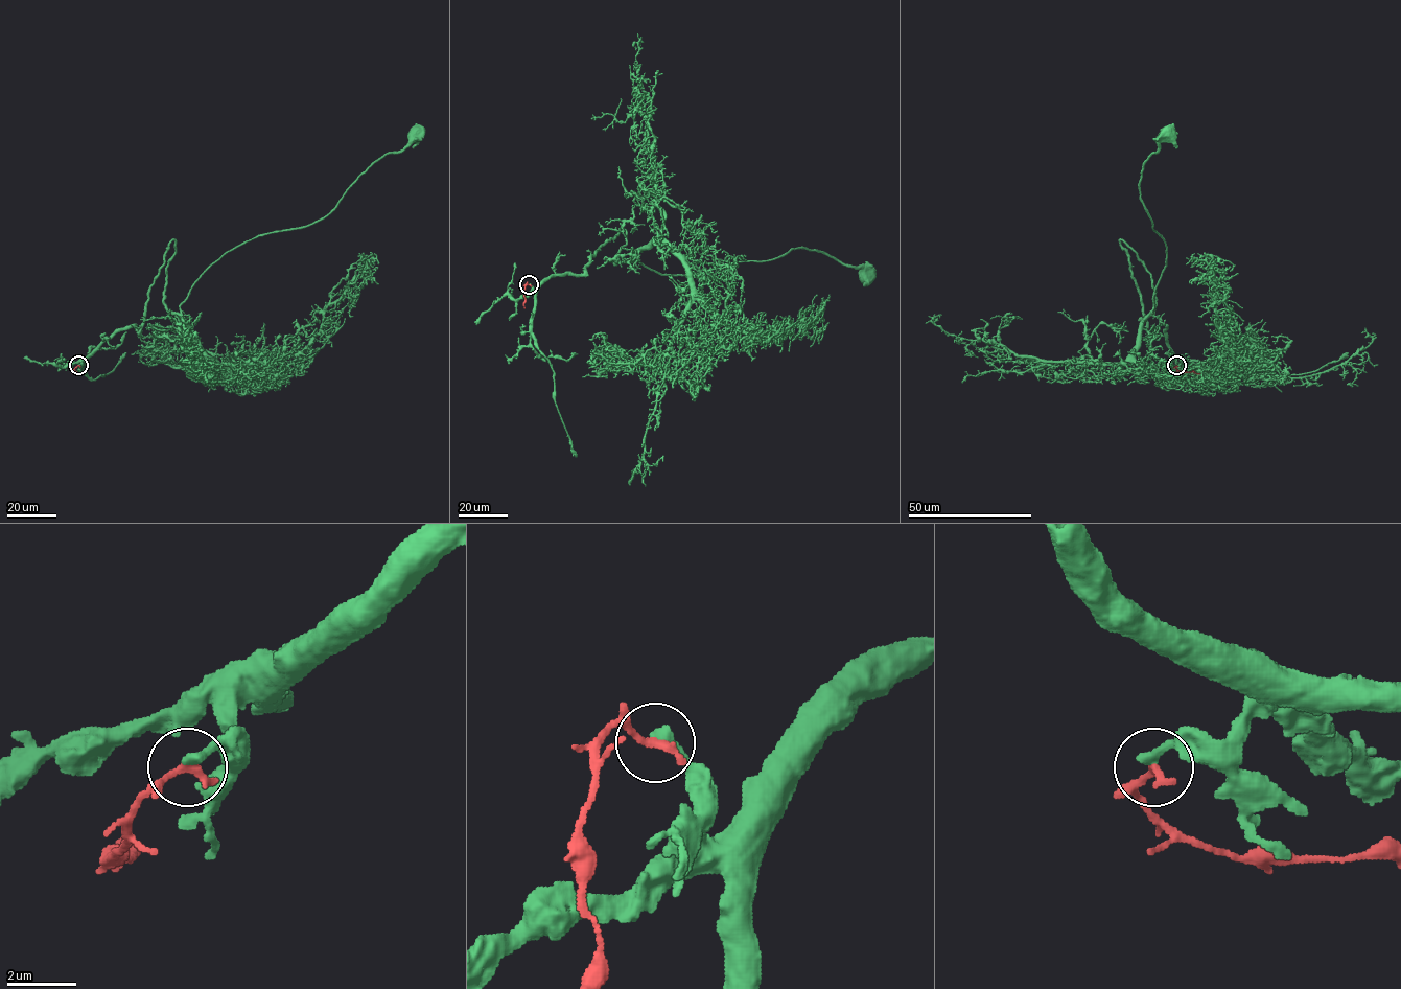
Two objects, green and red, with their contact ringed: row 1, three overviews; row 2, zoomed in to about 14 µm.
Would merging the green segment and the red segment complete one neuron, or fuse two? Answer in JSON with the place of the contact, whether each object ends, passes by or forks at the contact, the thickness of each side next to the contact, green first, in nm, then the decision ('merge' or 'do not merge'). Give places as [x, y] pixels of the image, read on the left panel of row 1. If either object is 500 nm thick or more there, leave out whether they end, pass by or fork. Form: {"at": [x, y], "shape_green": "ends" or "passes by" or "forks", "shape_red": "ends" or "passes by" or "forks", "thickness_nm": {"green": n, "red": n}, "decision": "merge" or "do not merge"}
{"at": [78, 365], "shape_green": "ends", "shape_red": "ends", "thickness_nm": {"green": 320, "red": 280}, "decision": "do not merge"}

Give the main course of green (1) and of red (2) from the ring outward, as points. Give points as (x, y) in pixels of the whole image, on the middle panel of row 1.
1: (529, 284), (534, 292), (555, 275), (581, 274), (623, 228), (614, 263), (661, 274), (806, 248), (867, 275)
2: (529, 284), (523, 290), (524, 308)

